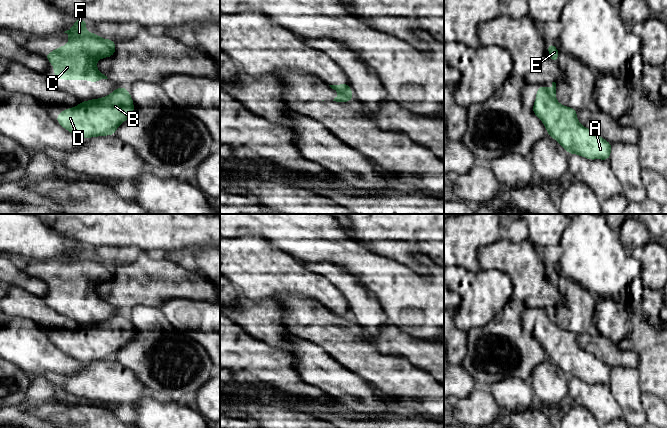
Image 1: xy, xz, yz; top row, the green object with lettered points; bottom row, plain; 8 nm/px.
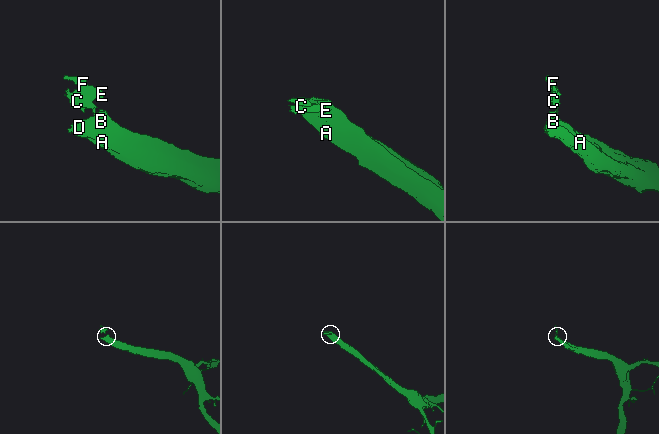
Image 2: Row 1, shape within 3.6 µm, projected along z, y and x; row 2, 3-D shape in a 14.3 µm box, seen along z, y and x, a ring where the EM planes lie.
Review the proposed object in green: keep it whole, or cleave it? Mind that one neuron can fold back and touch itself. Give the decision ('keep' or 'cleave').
cleave

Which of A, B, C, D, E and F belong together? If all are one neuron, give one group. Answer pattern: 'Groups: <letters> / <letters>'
Groups: A B D / C E F

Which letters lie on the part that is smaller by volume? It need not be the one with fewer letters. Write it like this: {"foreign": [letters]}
{"foreign": ["C", "E", "F"]}

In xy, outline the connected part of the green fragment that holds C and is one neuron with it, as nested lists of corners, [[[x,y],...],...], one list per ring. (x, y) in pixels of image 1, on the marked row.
[[[75,19],[75,24],[70,30],[65,31],[69,35],[66,46],[60,46],[50,53],[44,54],[54,67],[56,79],[63,80],[87,80],[99,82],[108,79],[97,69],[99,59],[112,57],[116,50],[116,43],[111,39],[101,38],[99,35],[86,31],[87,22],[84,19]]]

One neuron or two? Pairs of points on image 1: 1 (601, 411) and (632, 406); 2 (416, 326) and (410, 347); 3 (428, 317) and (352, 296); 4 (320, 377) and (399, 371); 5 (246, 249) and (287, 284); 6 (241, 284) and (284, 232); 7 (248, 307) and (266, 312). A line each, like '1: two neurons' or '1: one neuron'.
1: two neurons
2: two neurons
3: two neurons
4: two neurons
5: one neuron
6: two neurons
7: one neuron

